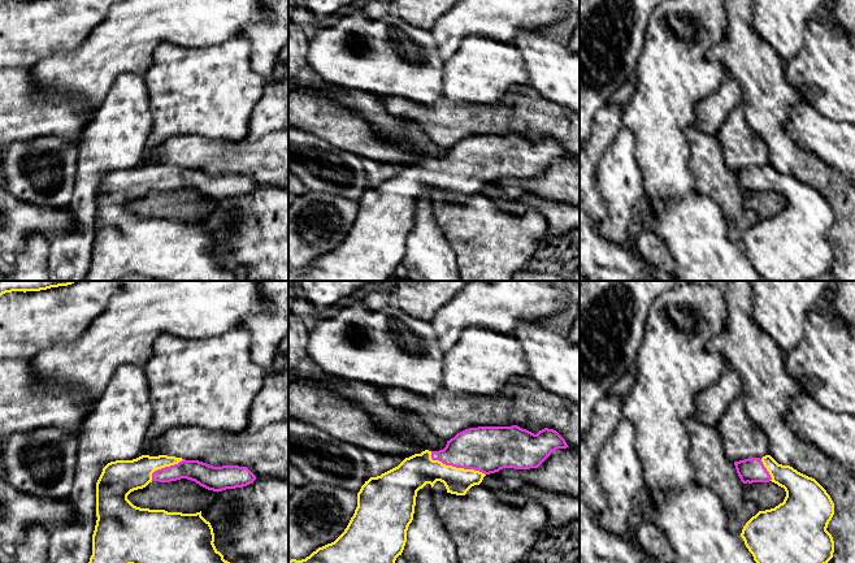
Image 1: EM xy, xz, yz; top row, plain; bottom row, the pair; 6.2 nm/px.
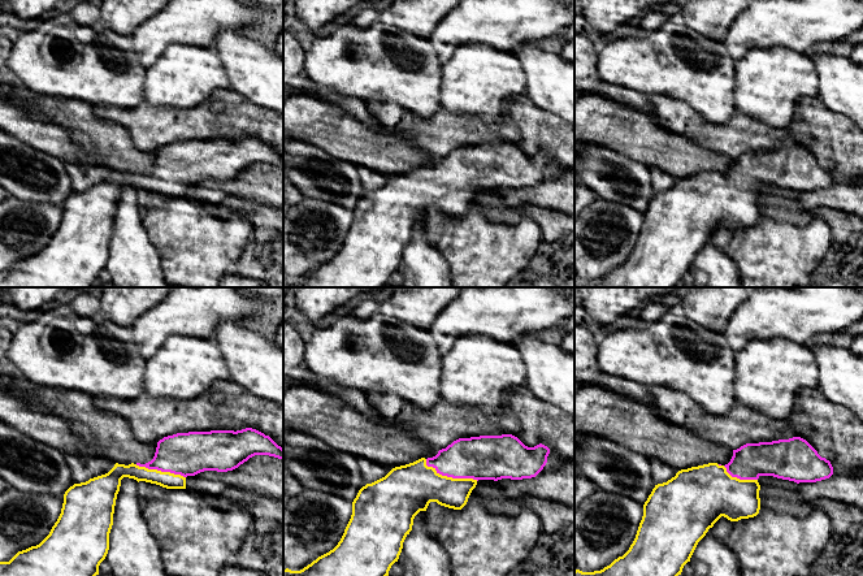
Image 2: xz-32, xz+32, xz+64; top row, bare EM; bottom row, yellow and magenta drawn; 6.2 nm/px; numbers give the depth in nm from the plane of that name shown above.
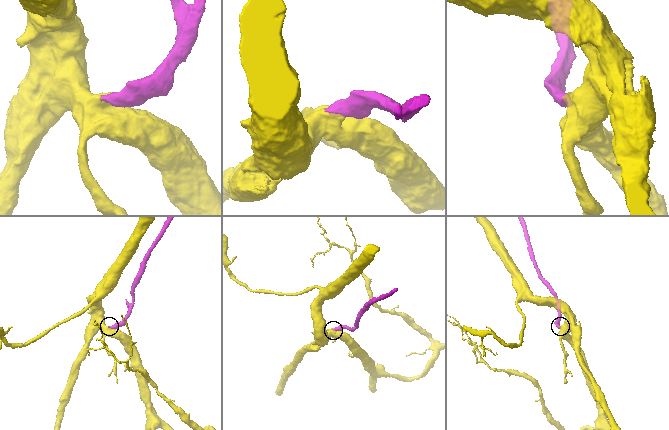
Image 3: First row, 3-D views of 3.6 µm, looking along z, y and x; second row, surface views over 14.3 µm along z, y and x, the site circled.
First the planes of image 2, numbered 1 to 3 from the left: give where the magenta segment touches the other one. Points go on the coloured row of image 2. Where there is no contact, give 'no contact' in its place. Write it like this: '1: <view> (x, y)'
1: xz-32 (160, 471)
2: xz+32 (450, 477)
3: xz+64 (738, 479)

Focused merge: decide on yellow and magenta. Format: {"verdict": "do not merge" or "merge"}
{"verdict": "merge"}

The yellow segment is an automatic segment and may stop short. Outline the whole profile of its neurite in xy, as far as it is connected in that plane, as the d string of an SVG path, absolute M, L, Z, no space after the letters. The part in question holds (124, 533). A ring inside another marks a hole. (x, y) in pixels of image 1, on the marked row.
M142 455L133 460L108 463L96 482L96 525L92 534L92 555L88 563L230 563L214 546L209 521L196 514L168 512L134 506L127 495L152 481L170 482L181 478L222 491L252 484L256 476L239 465L213 467L199 460L159 455Z

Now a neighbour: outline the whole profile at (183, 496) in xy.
M181 478L170 482L152 481L146 488L131 491L127 499L140 508L196 514L208 507L216 497L217 491Z

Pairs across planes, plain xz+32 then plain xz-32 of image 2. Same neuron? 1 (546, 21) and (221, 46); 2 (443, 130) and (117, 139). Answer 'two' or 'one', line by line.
1: two
2: two

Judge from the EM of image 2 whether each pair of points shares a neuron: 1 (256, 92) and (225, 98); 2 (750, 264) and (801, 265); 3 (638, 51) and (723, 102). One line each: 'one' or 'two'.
1: two
2: one
3: one

